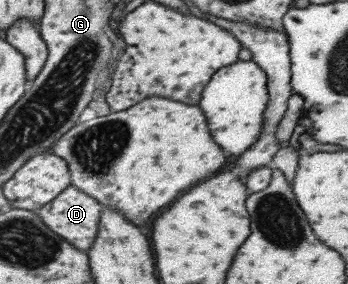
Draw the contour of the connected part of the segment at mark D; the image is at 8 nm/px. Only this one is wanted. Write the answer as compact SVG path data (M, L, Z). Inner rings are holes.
M67 186L53 200L43 204L35 210L39 220L57 236L61 236L63 240L67 240L71 246L79 248L79 250L87 251L95 240L97 234L97 222L99 222L99 214L101 214L101 204L95 198L88 194L83 194L81 190L77 190L75 186Z

